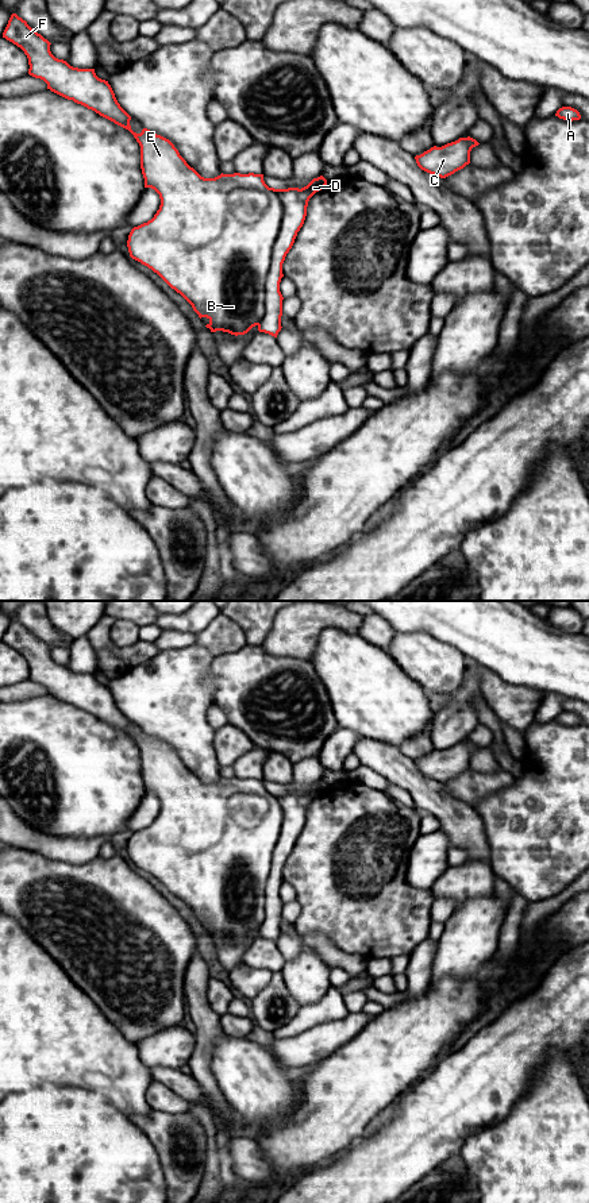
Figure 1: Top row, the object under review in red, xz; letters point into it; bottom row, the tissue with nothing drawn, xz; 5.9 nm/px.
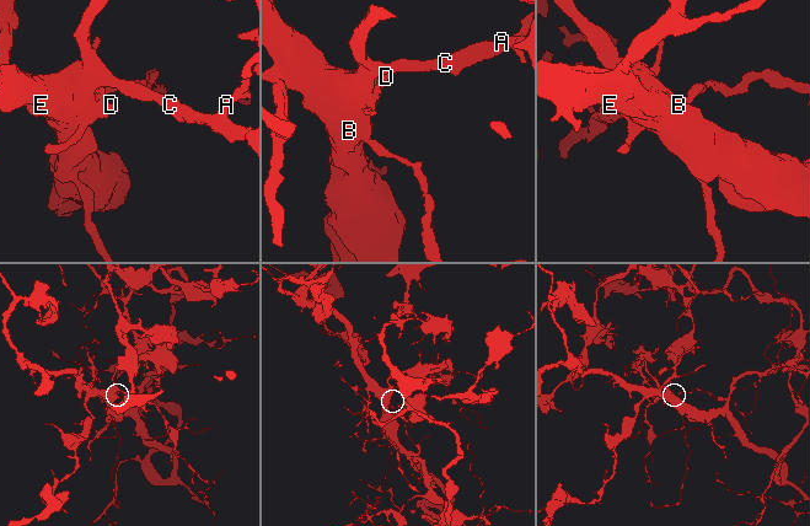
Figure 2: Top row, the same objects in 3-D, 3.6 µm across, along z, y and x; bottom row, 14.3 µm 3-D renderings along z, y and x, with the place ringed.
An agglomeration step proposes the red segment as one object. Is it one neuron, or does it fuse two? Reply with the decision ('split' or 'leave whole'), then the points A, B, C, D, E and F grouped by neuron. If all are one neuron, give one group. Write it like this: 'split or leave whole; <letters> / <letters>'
split; A B C E F / D

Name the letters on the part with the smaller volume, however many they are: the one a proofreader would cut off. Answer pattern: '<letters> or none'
D

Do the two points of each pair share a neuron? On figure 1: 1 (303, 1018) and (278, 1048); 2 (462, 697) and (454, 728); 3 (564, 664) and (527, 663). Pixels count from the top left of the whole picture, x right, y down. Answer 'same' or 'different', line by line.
1: different
2: same
3: same

